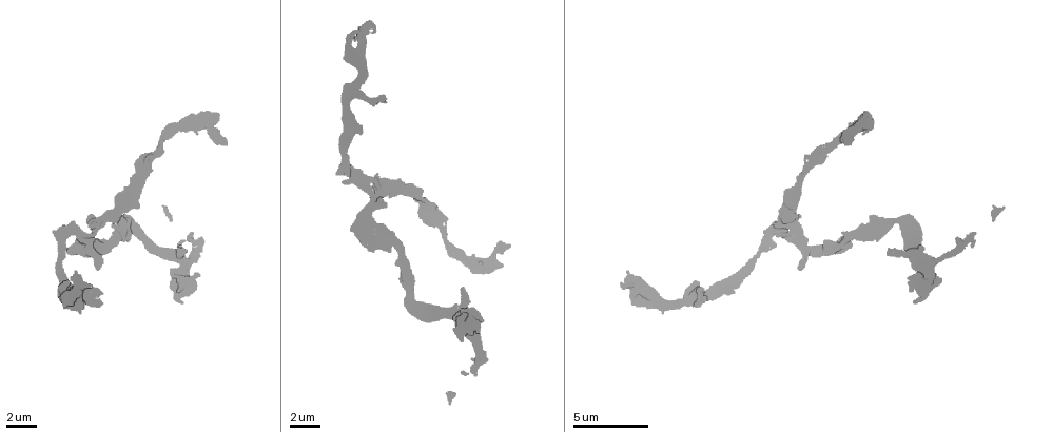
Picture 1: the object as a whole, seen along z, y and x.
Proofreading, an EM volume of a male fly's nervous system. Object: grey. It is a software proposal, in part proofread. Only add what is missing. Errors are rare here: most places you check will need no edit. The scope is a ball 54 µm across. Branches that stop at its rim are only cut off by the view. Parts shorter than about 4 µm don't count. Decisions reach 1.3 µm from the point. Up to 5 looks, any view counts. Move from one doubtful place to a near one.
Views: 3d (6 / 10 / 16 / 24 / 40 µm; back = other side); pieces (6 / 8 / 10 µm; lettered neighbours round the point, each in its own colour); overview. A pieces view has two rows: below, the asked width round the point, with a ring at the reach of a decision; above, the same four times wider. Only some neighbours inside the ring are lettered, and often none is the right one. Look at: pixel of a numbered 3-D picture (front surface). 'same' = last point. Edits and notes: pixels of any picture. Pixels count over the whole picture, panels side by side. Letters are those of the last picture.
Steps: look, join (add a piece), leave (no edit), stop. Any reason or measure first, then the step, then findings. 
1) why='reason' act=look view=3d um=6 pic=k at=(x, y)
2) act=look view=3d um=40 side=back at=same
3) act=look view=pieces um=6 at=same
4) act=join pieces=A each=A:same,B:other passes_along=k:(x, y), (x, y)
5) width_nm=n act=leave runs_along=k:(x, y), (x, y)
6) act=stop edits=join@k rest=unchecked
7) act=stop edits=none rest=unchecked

why='free end' act=look view=pieces um=10 pic=1 at=(624, 286)

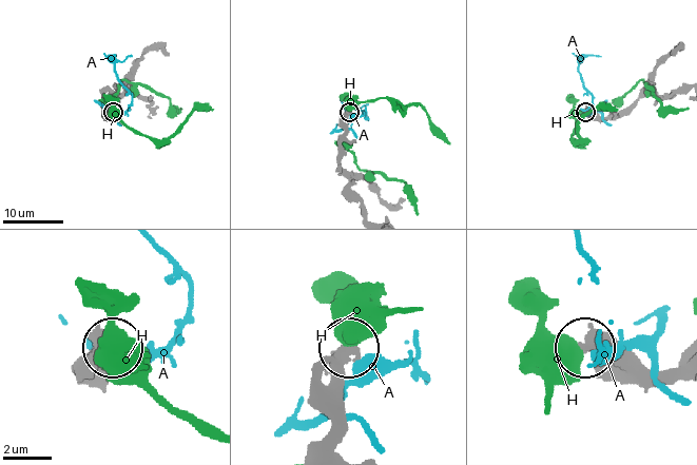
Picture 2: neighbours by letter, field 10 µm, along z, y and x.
act=leave each=A:other,H:other runs_along=2:(326, 443), (346, 348) found='none of them fits'

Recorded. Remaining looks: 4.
why='free end' act=look view=pieces um=6 pic=1 at=(99, 305)

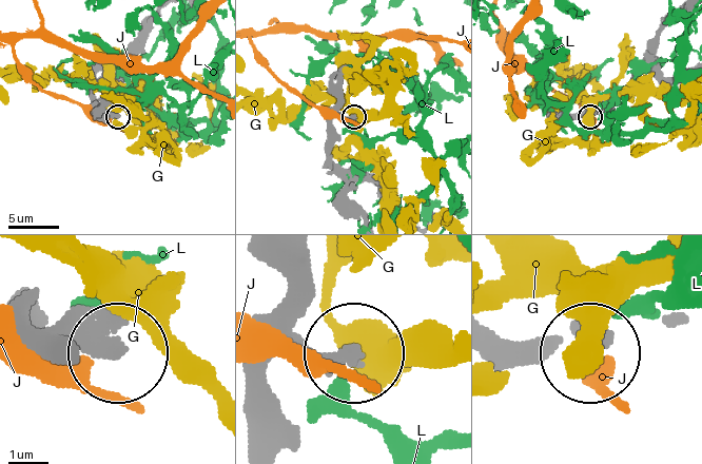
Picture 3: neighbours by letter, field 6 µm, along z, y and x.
width_nm=340 act=leave each=G:other,J:other,L:other found='no lettered piece goes on from it'

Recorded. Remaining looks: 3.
why='free end' act=look view=pieces um=10 pic=1 at=(96, 266)

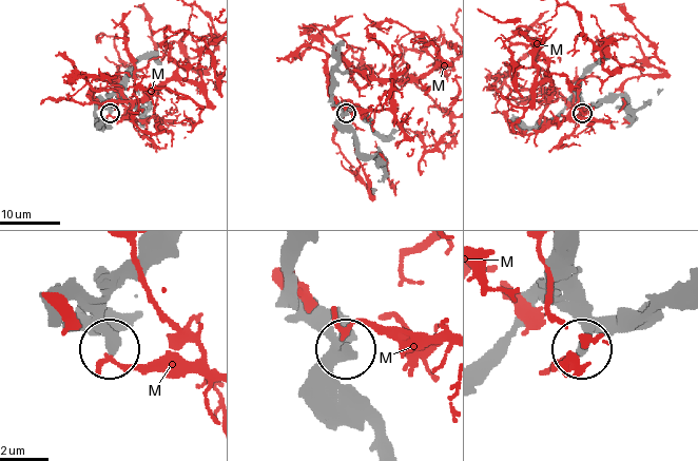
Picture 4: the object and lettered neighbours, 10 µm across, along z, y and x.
width_nm=300 act=leave each=M:other found='none of them fits'

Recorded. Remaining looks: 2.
act=stop edits=none rest=unchecked

